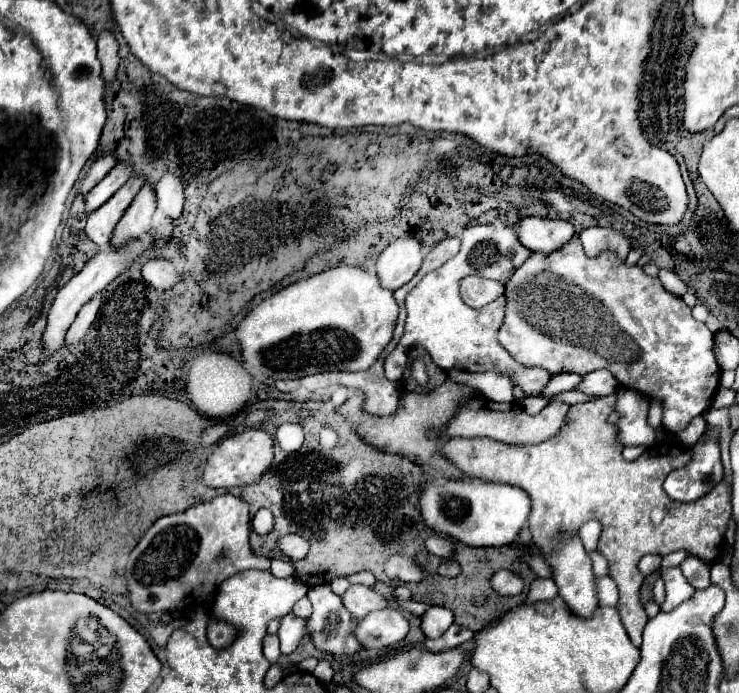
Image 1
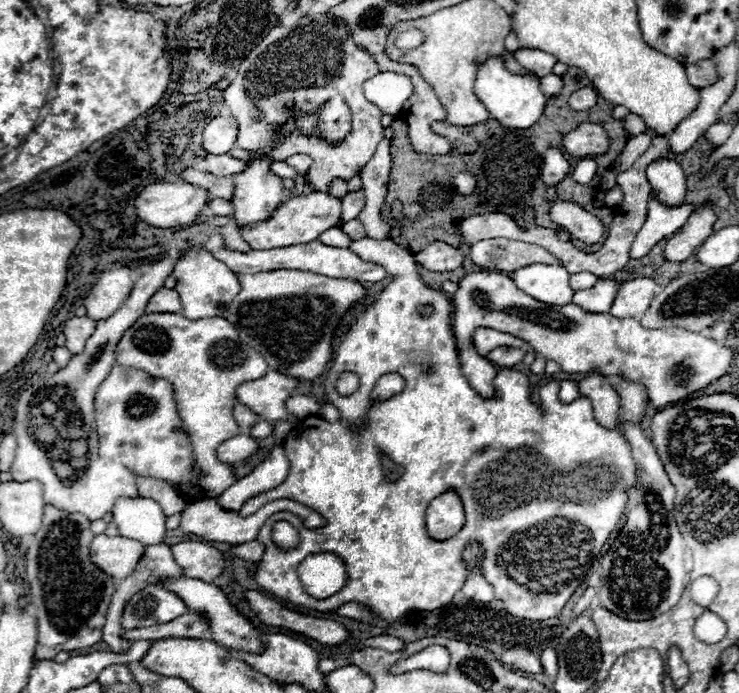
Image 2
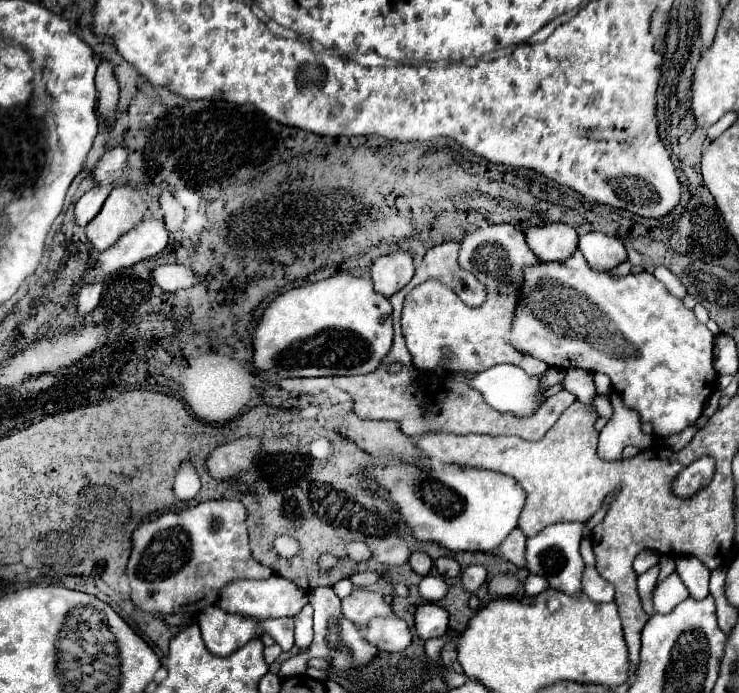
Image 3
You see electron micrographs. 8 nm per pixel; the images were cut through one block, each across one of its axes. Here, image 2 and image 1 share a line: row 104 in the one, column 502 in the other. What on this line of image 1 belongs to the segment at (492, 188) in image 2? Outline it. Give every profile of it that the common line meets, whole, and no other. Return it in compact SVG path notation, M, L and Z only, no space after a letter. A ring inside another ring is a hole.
M458 544L458 554L456 554L456 562L460 564L460 574L456 578L444 578L444 576L432 576L426 578L424 582L412 586L410 590L414 594L414 600L422 600L434 606L446 606L454 612L456 624L478 632L484 628L484 624L492 622L494 618L498 618L502 612L518 606L524 598L528 588L524 588L524 592L520 596L500 596L498 592L492 590L490 586L490 578L494 576L494 572L502 570L502 568L516 568L516 548L512 546L500 546L500 548L472 548L466 544ZM484 596L484 604L476 606L476 598Z

